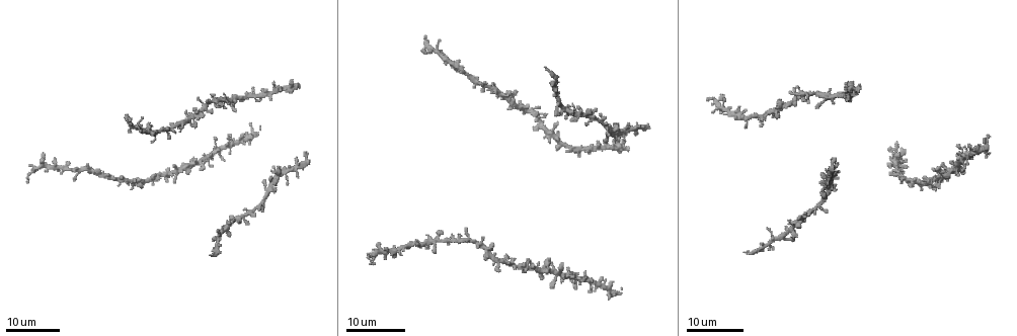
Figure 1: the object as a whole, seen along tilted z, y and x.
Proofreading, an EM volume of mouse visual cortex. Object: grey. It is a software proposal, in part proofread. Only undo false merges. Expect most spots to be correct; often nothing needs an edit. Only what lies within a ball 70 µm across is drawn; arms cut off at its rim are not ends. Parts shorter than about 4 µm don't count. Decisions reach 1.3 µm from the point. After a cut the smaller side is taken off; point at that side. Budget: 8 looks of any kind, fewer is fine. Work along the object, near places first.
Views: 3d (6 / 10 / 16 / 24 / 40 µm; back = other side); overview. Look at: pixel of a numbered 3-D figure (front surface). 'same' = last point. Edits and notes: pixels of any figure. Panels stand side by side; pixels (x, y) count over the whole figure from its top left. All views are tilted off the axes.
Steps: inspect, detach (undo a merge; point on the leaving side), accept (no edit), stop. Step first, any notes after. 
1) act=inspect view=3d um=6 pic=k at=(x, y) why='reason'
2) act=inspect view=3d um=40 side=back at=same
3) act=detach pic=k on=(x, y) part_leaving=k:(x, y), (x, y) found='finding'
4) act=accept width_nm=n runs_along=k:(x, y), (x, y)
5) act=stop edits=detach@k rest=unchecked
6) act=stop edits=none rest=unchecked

act=inspect view=3d um=16 pic=1 at=(557, 273) why='four or more arms meet'

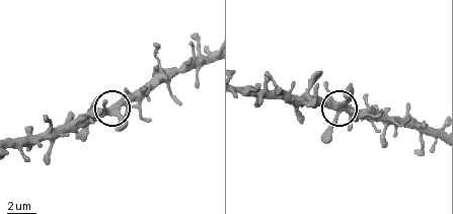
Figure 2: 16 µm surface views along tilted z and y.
act=inspect view=3d um=6 pic=2 at=(338, 103)

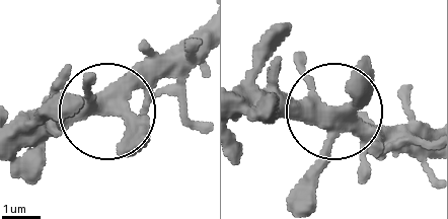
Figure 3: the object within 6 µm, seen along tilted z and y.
act=accept found='continuous, no second cell'

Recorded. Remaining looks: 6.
act=inspect view=3d um=24 pic=1 at=(960, 162) why='looks like a crossing'

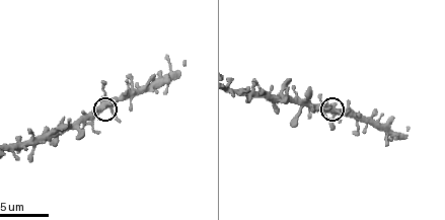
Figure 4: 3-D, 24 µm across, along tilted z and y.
act=inspect view=3d um=10 pic=4 at=(334, 108)

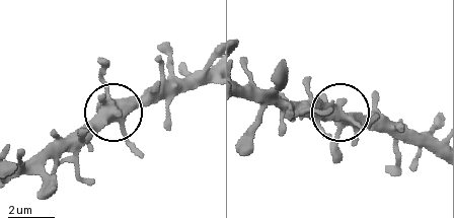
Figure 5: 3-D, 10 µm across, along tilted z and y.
act=accept found='one cell here'

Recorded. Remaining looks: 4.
act=inspect view=3d um=24 pic=1 at=(242, 96) why='branch point'

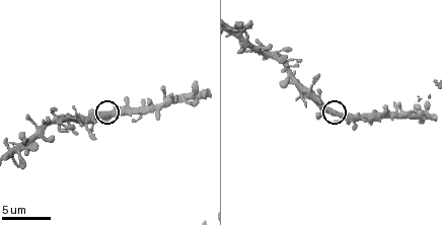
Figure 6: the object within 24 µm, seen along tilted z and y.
act=inspect view=3d um=6 pic=6 at=(337, 112)

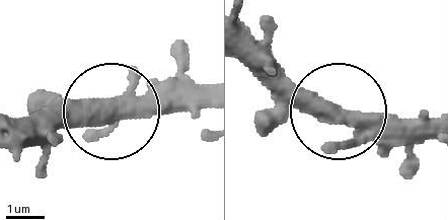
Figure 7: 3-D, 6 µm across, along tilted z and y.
act=accept side_arm_um=11 arms=3 found='all the same cell'

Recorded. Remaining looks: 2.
act=inspect view=3d um=16 pic=1 at=(755, 249) why='sudden change in width'

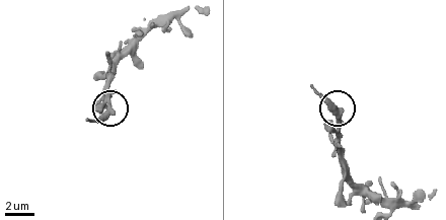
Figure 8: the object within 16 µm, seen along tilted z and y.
act=inspect view=3d um=10 pic=8 at=(333, 112)

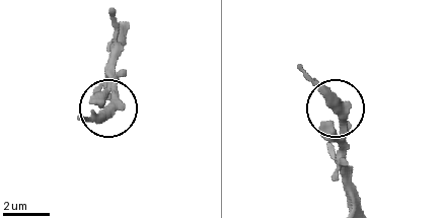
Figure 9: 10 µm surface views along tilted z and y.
act=accept width_nm=410 runs_along=9:(128, 23), (116, 44), (116, 97), (94, 116), (78, 118) found='continuous, no second cell'

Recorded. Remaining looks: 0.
act=stop edits=none rest=unchecked

